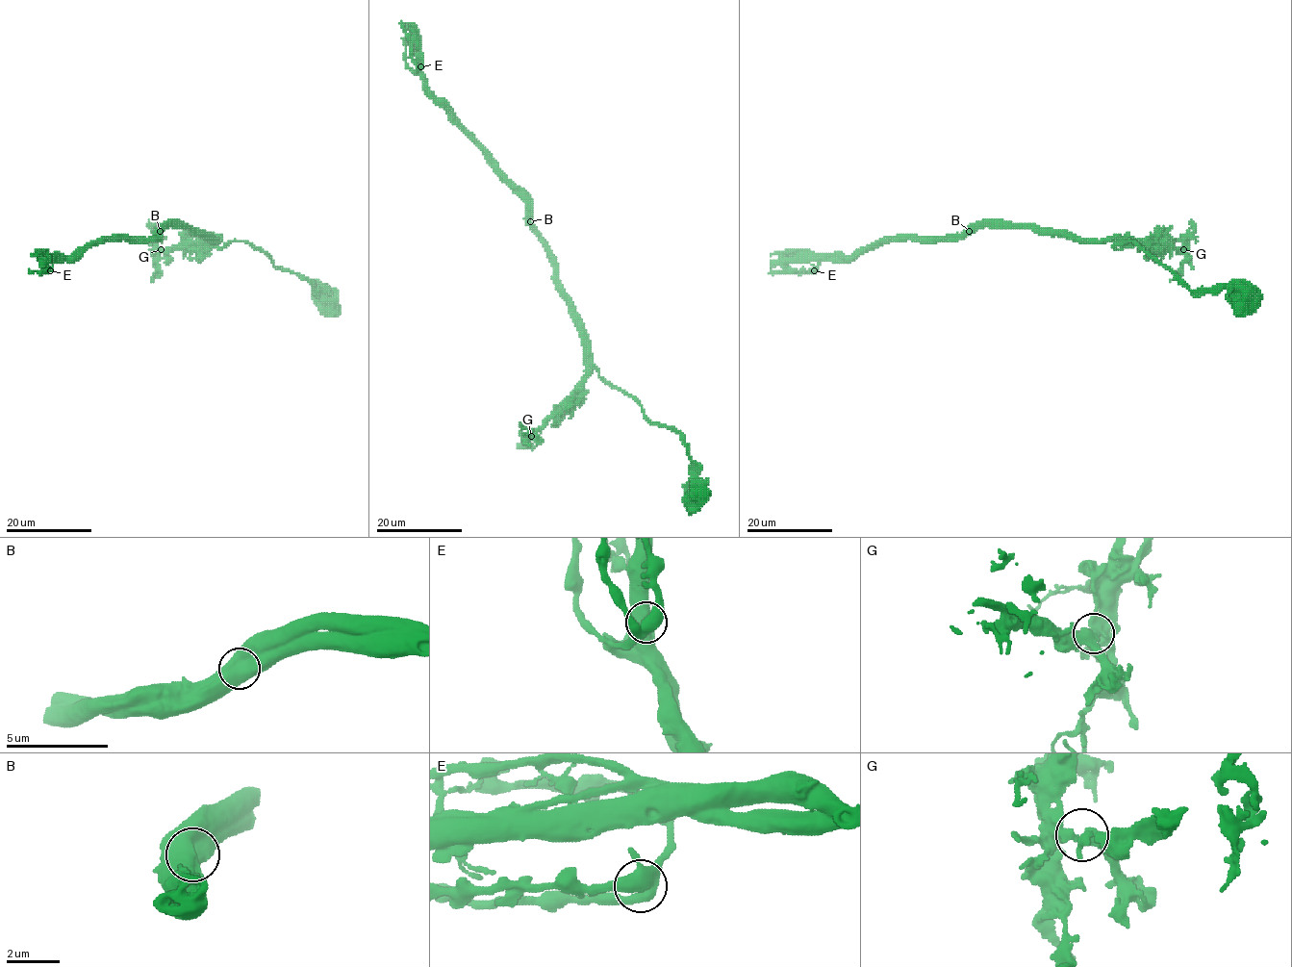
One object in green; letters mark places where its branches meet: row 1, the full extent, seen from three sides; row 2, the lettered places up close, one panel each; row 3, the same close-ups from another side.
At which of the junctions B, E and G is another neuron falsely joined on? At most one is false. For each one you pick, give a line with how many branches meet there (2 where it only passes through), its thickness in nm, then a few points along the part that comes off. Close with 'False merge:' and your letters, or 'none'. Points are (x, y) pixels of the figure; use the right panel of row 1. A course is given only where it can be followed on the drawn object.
B: 2 branches meet; 750 nm thick; foreign part runs (969, 231), (983, 226), (1028, 226), (1100, 241), (1159, 241), (1186, 251), (1186, 261), (1169, 282)
False merge: B

